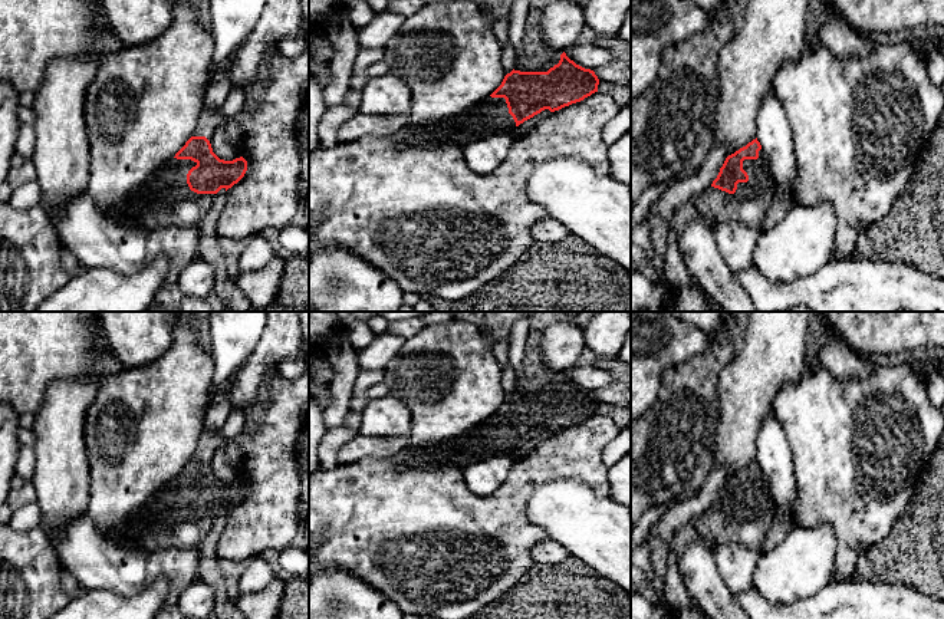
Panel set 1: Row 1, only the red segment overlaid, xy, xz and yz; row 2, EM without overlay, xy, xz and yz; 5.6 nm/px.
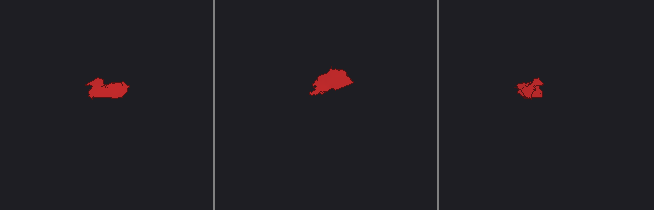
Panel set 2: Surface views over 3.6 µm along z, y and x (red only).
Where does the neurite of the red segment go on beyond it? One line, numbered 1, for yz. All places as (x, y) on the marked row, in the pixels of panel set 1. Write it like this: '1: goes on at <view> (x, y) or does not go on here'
1: goes on at yz (750, 201)

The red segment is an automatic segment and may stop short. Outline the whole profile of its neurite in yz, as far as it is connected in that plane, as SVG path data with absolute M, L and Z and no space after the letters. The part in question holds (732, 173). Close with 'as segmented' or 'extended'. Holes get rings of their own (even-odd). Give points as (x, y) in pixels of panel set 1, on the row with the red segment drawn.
M756 138L726 158L717 178L693 203L710 225L737 221L763 230L773 188L769 157Z; extended

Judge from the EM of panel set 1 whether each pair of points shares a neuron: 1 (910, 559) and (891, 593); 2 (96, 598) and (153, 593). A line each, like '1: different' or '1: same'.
1: different
2: same

